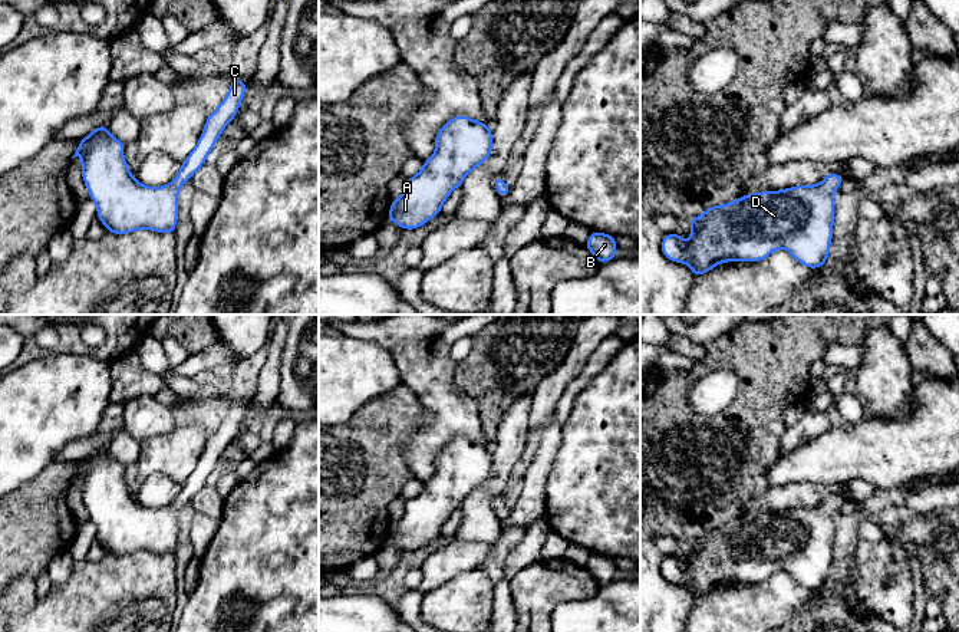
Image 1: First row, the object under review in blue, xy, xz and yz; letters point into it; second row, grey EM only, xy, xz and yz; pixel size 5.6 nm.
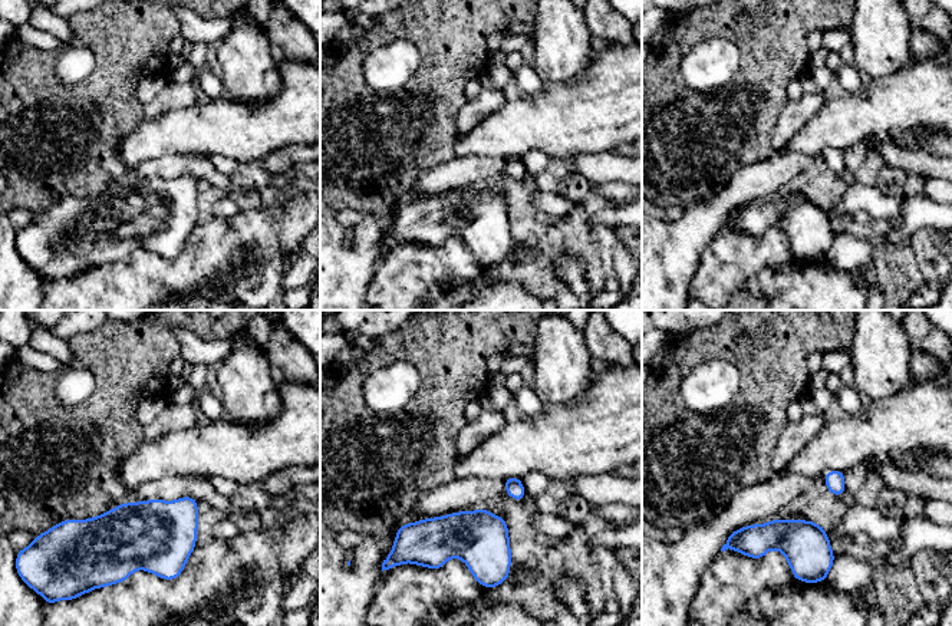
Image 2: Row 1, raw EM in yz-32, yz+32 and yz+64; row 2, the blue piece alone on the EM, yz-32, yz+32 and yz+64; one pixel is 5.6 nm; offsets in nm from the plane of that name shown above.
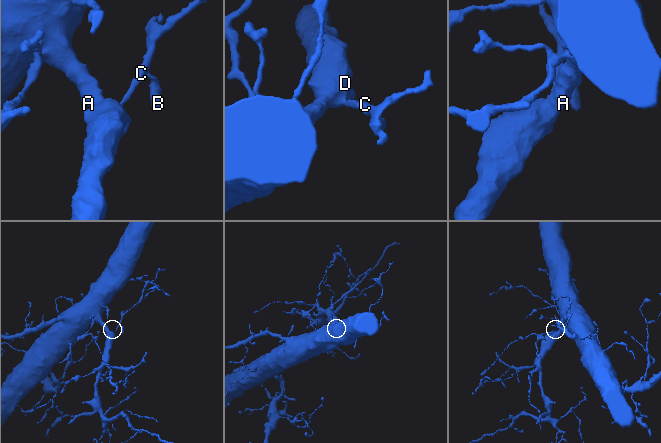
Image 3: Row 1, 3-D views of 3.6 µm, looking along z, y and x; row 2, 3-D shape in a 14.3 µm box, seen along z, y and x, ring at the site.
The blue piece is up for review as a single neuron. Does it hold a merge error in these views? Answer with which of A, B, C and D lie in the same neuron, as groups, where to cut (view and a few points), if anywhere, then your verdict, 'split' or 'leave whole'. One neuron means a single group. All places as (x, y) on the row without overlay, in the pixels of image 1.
A B C D; no cut; leave whole

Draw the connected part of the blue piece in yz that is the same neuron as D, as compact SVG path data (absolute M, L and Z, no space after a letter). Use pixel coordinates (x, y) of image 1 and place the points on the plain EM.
M830 494L814 507L745 516L728 526L708 529L702 537L688 542L692 550L688 566L679 553L663 557L662 576L673 585L686 585L693 599L711 593L719 585L765 582L777 570L785 570L804 589L821 590L833 562L834 513L843 503L838 494Z

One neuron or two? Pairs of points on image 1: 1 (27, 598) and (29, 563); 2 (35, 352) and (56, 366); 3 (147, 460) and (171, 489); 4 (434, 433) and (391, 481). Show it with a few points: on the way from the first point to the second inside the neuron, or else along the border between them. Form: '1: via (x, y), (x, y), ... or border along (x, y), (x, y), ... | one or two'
1: border along (33, 578), (19, 576), (15, 579) | two
2: border along (75, 354), (46, 354), (15, 369) | two
3: border along (180, 486), (160, 473), (151, 473), (137, 489) | two
4: border along (418, 431), (408, 443), (405, 454), (412, 477) | two

